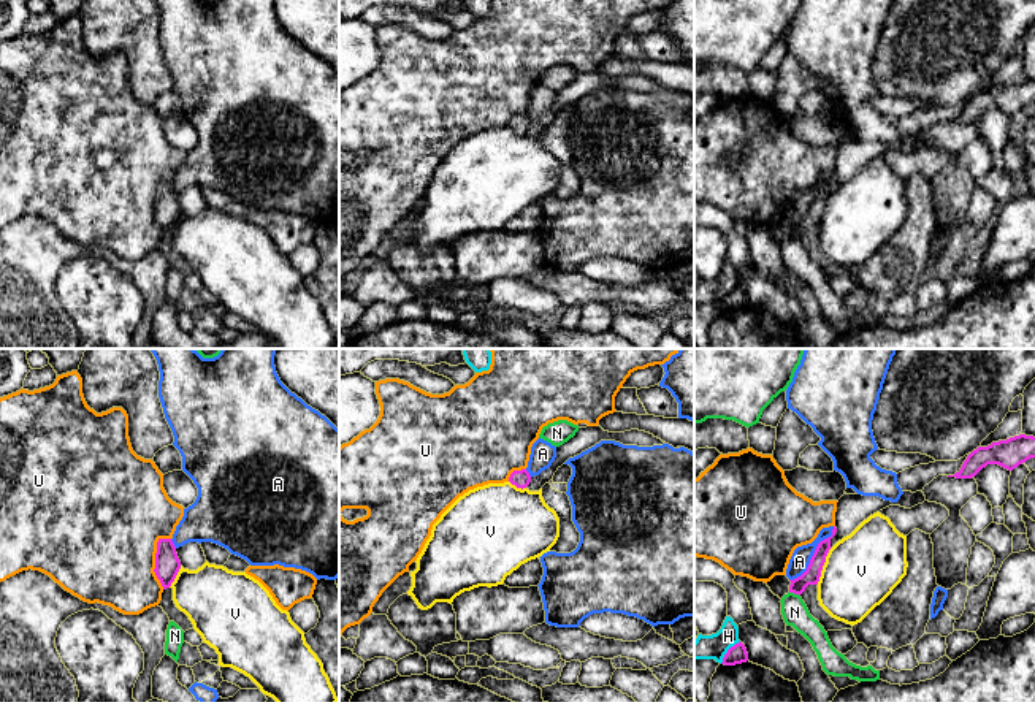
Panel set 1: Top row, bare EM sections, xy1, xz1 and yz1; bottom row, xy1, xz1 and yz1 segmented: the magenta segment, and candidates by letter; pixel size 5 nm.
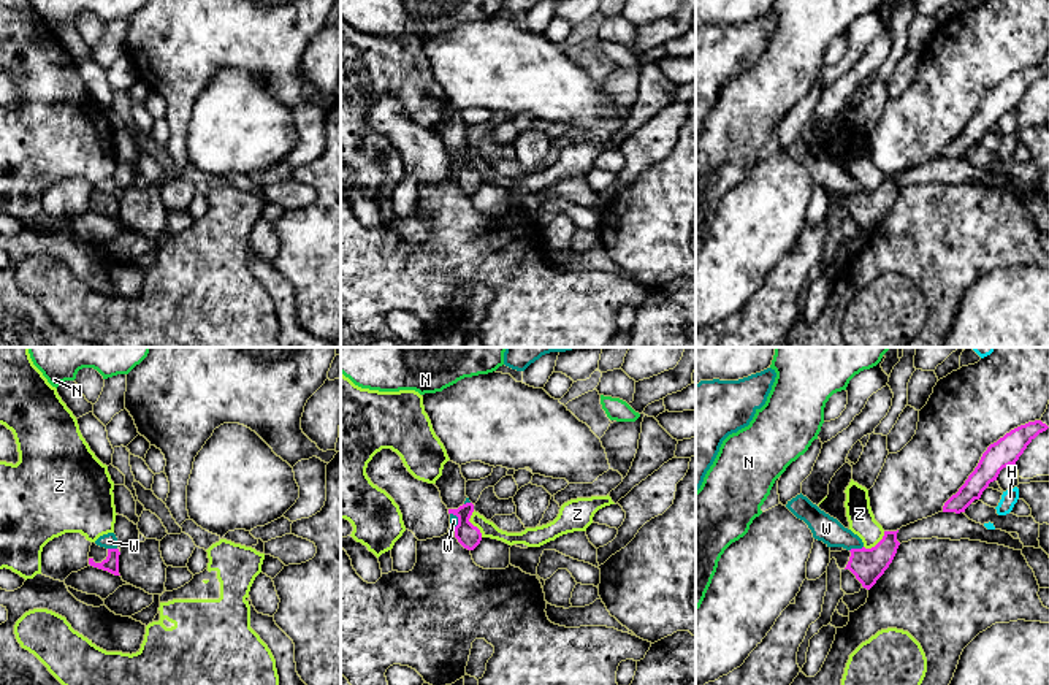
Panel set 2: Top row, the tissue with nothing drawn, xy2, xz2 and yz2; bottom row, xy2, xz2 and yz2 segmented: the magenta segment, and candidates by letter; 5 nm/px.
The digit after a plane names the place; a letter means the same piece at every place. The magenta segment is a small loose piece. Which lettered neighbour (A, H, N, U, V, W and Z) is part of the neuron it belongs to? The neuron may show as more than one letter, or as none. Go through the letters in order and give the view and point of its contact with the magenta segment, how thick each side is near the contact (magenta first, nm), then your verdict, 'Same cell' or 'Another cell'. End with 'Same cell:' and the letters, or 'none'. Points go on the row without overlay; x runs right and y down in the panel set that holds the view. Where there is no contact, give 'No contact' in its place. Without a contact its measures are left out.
A: Touches magenta at yz1 (813, 200). Thickness 80 nm (magenta) against 100 nm. Another cell
H: Touches magenta at yz1 (728, 297). Thickness 100 nm (magenta) against 130 nm. Another cell
N: Touches magenta at yz1 (794, 238). Thickness 80 nm (magenta) against 130 nm. Another cell
U: Touches magenta at xy1 (156, 205). Thickness 130 nm (magenta) against 480 nm. Another cell
V: Touches magenta at yz1 (823, 209). Thickness 80 nm (magenta) against 380 nm. Another cell
W: Touches magenta at yz2 (856, 194). Thickness 170 nm (magenta) against 140 nm. Another cell
Z: Touches magenta at xz2 (471, 168). Thickness 120 nm (magenta) against 80 nm. Another cell
Same cell: none

